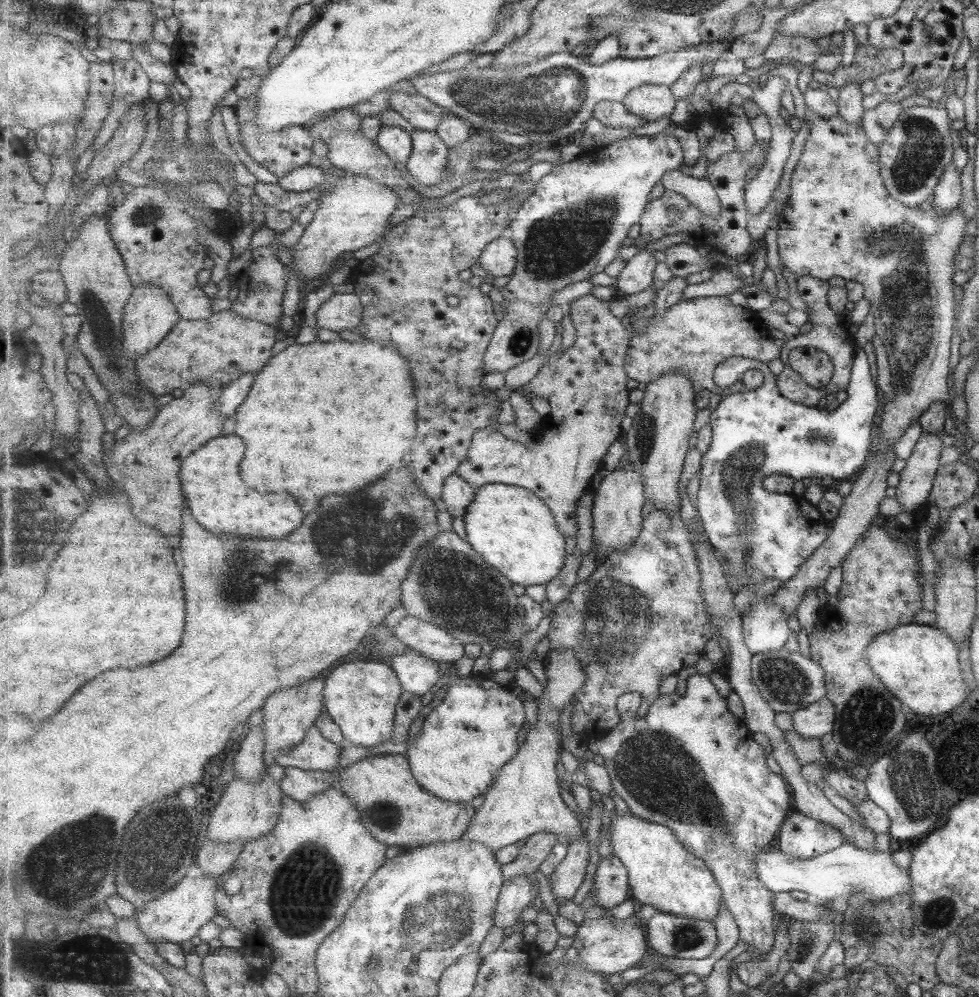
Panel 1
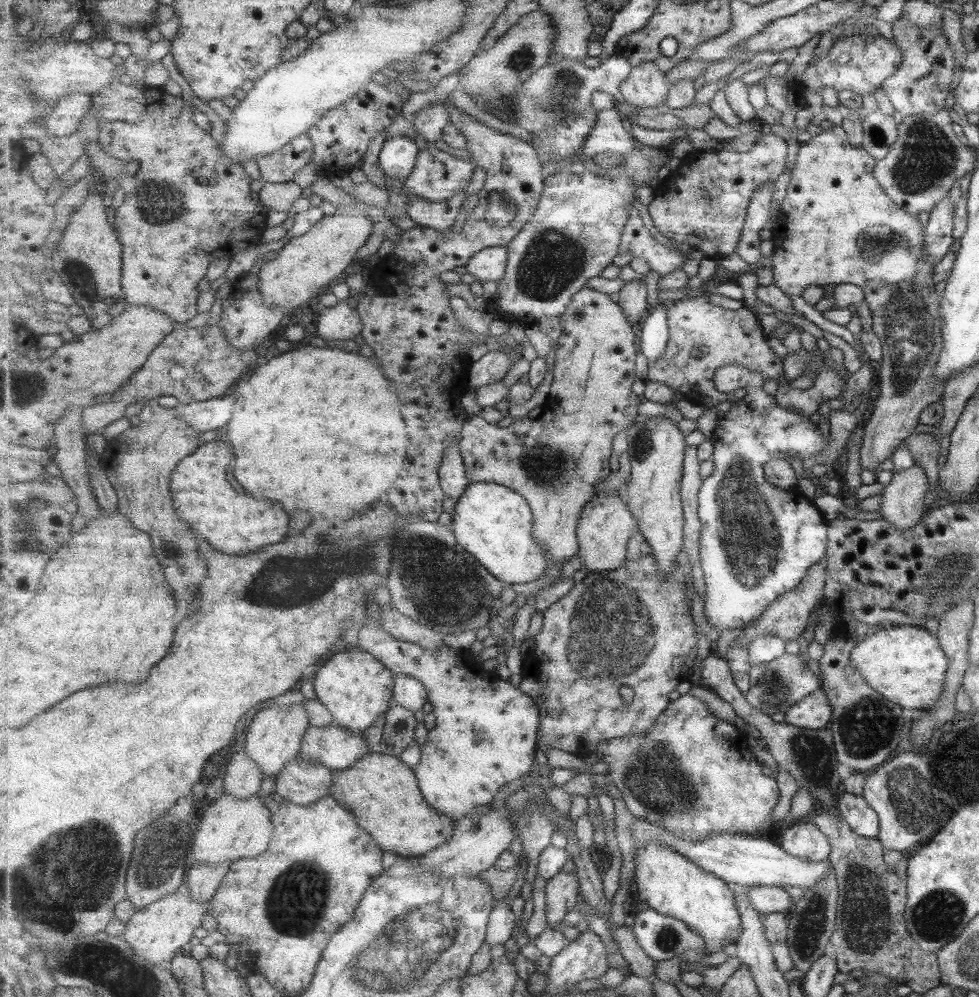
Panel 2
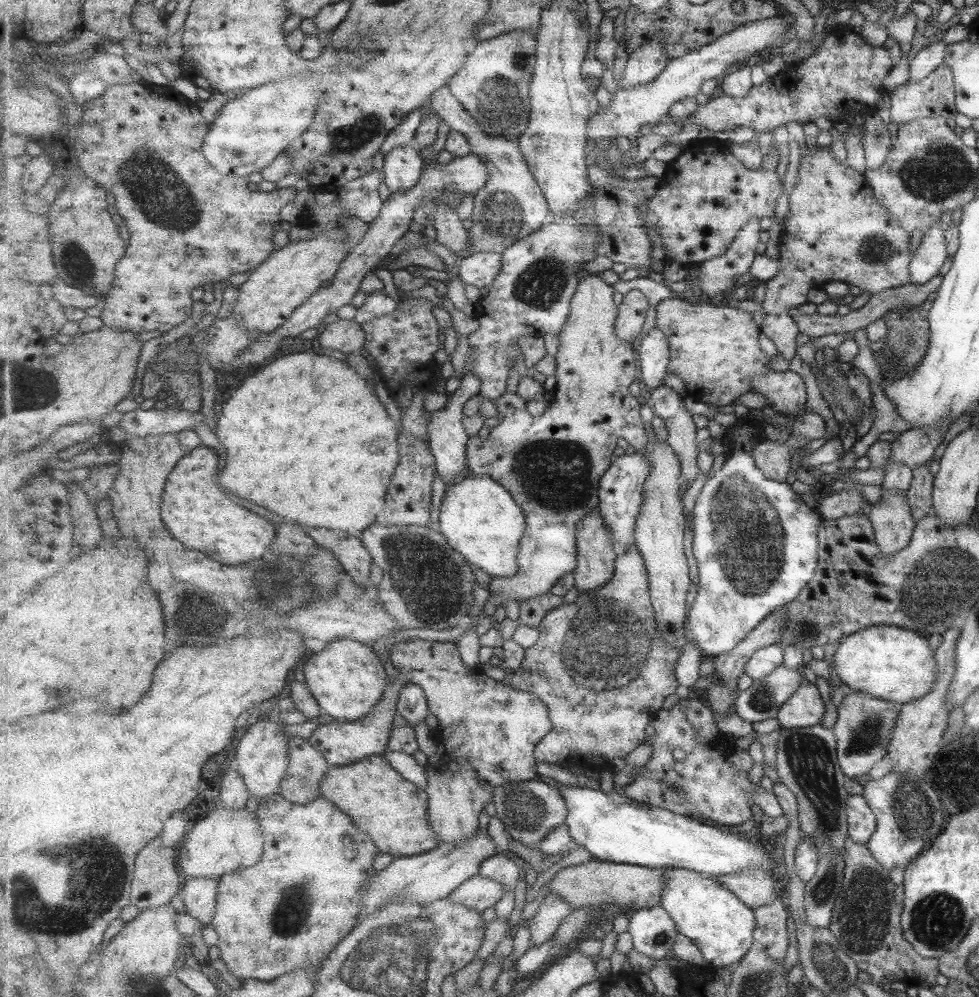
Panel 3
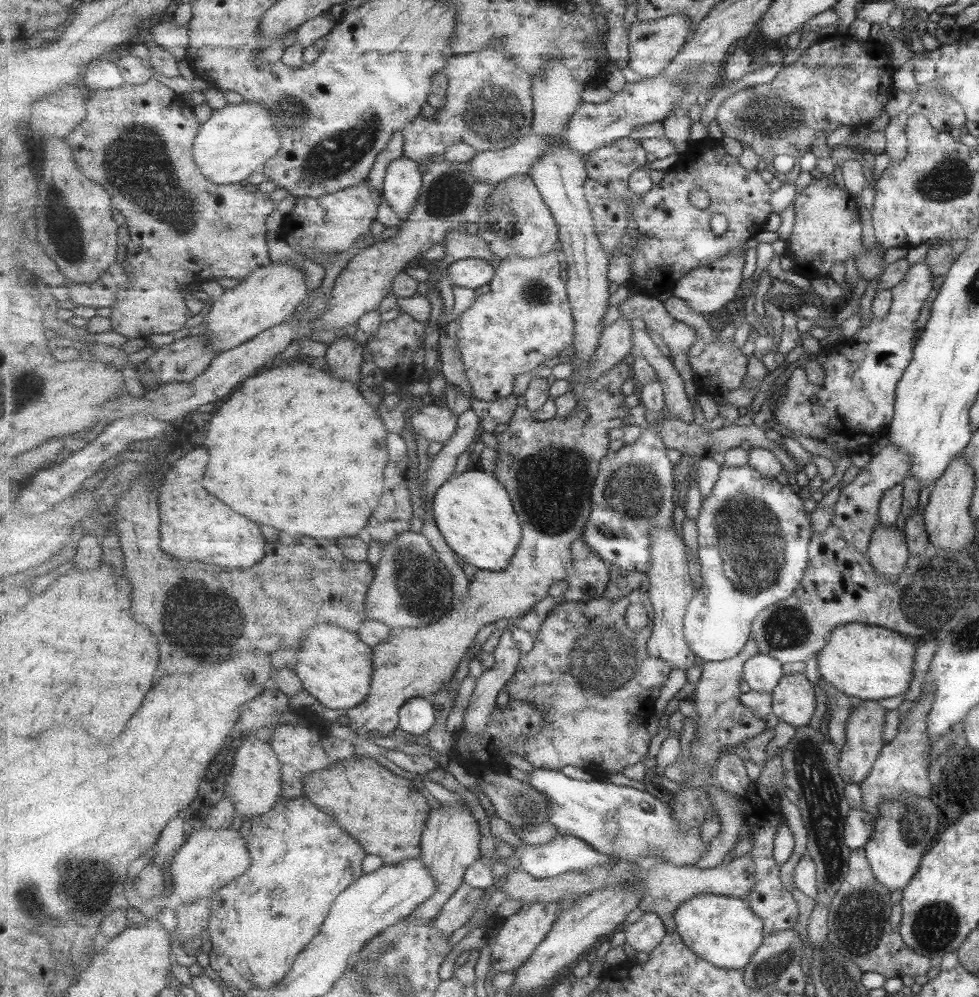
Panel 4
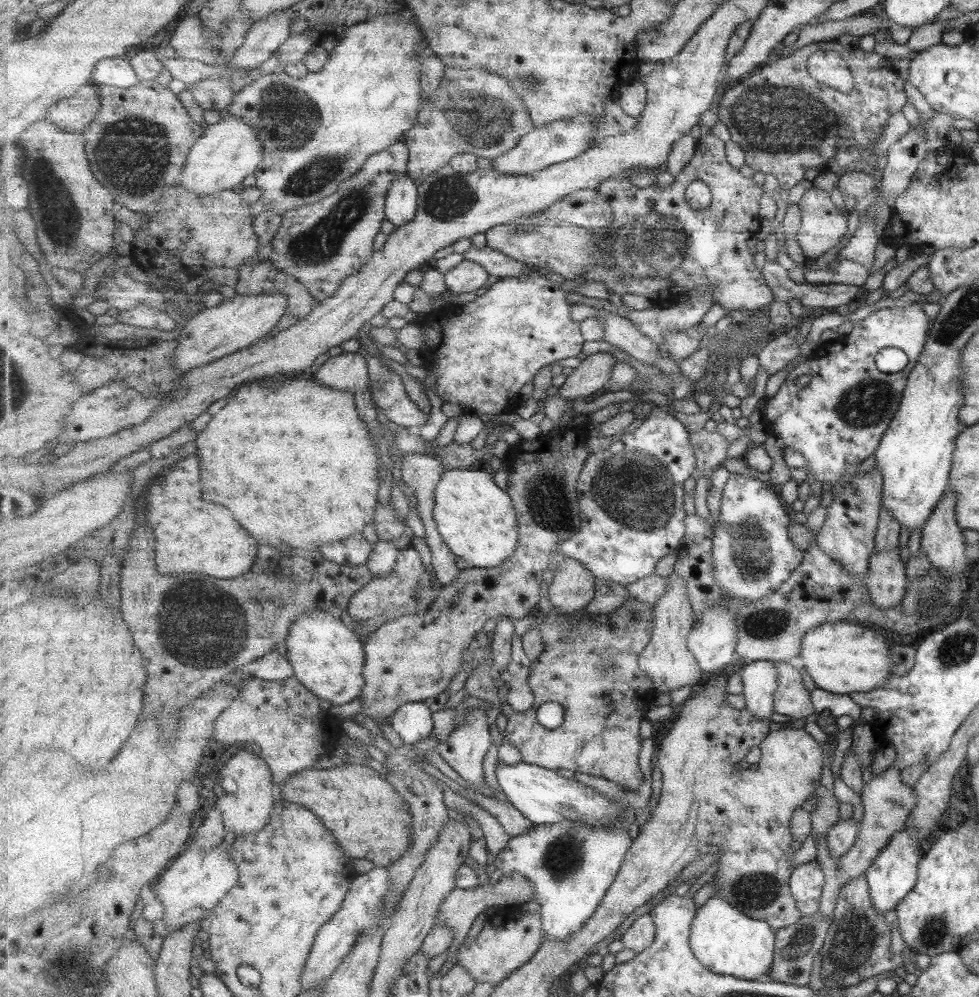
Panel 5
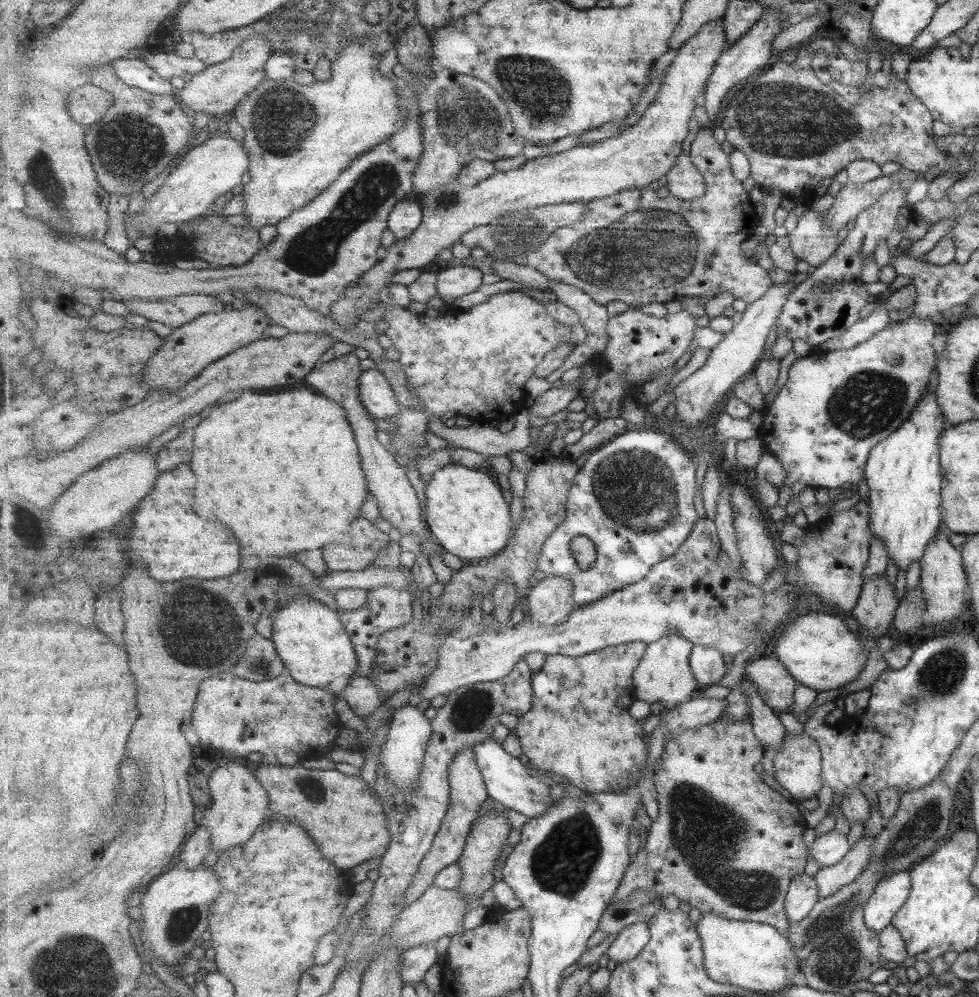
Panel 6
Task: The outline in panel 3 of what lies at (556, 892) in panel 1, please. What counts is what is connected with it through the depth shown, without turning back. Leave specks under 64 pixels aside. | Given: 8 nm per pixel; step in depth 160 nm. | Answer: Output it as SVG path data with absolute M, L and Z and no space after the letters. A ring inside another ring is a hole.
M559 893L549 894L531 920L532 925L528 929L531 934L531 947L538 947L550 941L575 909Z

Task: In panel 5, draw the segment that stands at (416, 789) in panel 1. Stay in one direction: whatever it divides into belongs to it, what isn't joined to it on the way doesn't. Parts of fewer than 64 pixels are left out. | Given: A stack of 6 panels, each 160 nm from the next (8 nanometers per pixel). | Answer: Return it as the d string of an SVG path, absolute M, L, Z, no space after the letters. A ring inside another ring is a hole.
M354 762L343 763L328 769L317 767L305 769L280 786L280 791L277 793L278 797L283 796L291 802L301 803L316 812L317 816L327 824L327 828L335 834L335 838L339 840L339 844L345 848L349 856L370 860L375 867L393 865L408 853L412 845L415 819L411 807L403 797L399 796L399 792L393 788L393 784L385 775L367 765Z

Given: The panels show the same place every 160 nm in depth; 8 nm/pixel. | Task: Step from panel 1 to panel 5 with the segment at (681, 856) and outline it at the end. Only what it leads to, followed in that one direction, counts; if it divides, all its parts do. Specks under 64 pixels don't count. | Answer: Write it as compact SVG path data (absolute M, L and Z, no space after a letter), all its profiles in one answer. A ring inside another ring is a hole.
M715 897L699 908L691 930L691 948L708 969L743 980L768 979L774 964L776 930L767 921L747 916L724 898Z

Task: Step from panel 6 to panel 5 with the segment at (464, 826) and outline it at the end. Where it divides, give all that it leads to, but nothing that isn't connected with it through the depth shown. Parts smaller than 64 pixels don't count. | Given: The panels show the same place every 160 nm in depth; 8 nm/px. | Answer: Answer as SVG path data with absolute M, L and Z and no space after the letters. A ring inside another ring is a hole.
M475 709L466 714L462 724L453 731L452 738L449 738L447 743L439 743L435 751L477 791L479 786L485 784L483 758L489 752L491 744L493 744L493 738L491 738L491 726L487 720L487 710Z

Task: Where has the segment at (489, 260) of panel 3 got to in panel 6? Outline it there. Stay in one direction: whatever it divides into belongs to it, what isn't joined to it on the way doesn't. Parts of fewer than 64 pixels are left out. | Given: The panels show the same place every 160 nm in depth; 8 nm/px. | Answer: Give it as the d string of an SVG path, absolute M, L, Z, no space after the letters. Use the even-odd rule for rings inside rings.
M448 266L438 275L439 297L447 302L453 300L453 298L461 298L465 294L477 292L483 284L484 272L477 267Z

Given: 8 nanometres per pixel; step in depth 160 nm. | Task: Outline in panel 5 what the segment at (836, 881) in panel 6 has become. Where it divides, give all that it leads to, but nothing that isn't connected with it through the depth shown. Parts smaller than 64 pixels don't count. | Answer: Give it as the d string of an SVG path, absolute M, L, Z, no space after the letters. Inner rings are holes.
M894 761L881 773L873 775L859 793L863 812L862 818L858 822L857 836L853 846L837 859L837 880L840 886L845 881L858 877L869 869L870 864L881 852L882 848L889 843L890 836L904 828L907 815L915 806L916 796L911 786L901 784L900 772L901 769L896 767Z

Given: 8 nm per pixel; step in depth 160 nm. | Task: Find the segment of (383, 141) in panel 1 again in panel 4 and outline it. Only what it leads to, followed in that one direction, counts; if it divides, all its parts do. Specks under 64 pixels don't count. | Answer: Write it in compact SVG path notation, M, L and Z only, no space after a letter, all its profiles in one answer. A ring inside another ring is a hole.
M402 154L389 166L385 178L383 196L402 219L413 212L424 185L424 172L415 161Z

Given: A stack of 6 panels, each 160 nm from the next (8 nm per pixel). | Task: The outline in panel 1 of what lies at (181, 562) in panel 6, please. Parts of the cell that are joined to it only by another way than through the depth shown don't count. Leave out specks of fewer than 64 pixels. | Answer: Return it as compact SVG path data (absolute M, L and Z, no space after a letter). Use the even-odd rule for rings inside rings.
M221 436L184 460L180 477L191 510L195 518L213 532L229 532L253 538L283 538L303 524L305 514L293 494L259 494L245 484L239 470L245 452L247 446L243 440L237 436Z

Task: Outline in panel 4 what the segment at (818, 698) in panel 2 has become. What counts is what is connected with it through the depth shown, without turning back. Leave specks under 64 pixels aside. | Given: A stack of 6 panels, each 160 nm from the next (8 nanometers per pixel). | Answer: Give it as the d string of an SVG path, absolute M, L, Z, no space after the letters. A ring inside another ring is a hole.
M805 672L795 676L784 675L773 694L773 713L780 721L788 722L797 729L807 726L815 710L815 696Z

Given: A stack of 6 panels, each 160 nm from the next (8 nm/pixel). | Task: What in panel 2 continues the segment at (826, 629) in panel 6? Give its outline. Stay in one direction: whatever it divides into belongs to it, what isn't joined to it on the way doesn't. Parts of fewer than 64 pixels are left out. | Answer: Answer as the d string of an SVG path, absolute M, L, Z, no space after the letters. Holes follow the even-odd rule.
M913 625L884 626L867 634L851 649L850 663L883 698L915 710L927 710L937 704L945 686L945 668L949 666L938 638L927 634L922 626Z

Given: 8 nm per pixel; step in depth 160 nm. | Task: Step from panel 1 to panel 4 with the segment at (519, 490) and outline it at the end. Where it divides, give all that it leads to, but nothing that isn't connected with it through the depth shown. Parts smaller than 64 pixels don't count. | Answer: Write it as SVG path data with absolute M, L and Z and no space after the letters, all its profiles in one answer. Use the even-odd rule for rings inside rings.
M476 469L453 475L436 492L435 521L446 542L464 562L492 572L510 567L522 544L523 528L509 496L506 485L495 474Z

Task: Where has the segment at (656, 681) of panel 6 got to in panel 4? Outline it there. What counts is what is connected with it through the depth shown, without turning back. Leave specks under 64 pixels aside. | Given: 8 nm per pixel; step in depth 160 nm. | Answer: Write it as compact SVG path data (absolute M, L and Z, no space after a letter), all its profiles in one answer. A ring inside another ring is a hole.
M655 528L651 536L651 560L653 566L647 573L649 576L650 599L654 612L654 632L650 639L649 653L654 658L667 661L672 668L687 669L700 664L701 661L687 644L685 624L686 612L690 602L696 597L697 591L690 572L690 560L683 538L677 534L677 528Z

